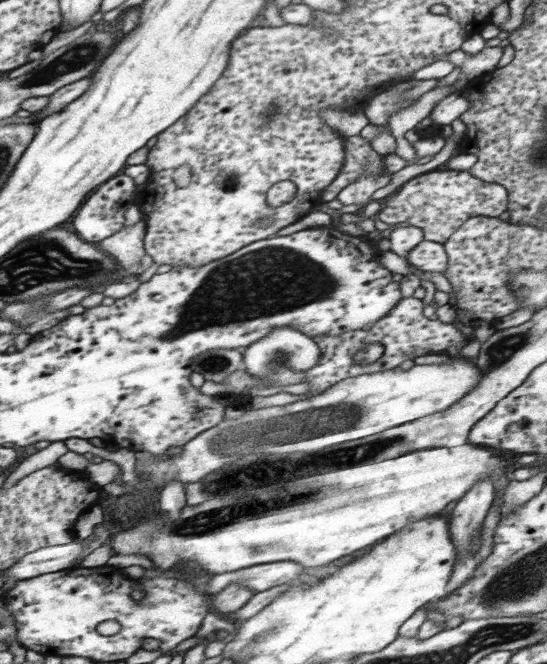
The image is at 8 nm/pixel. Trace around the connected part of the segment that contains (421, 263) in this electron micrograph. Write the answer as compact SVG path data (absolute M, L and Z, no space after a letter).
M422 240L407 254L407 263L422 272L438 272L444 275L447 256L437 242Z

